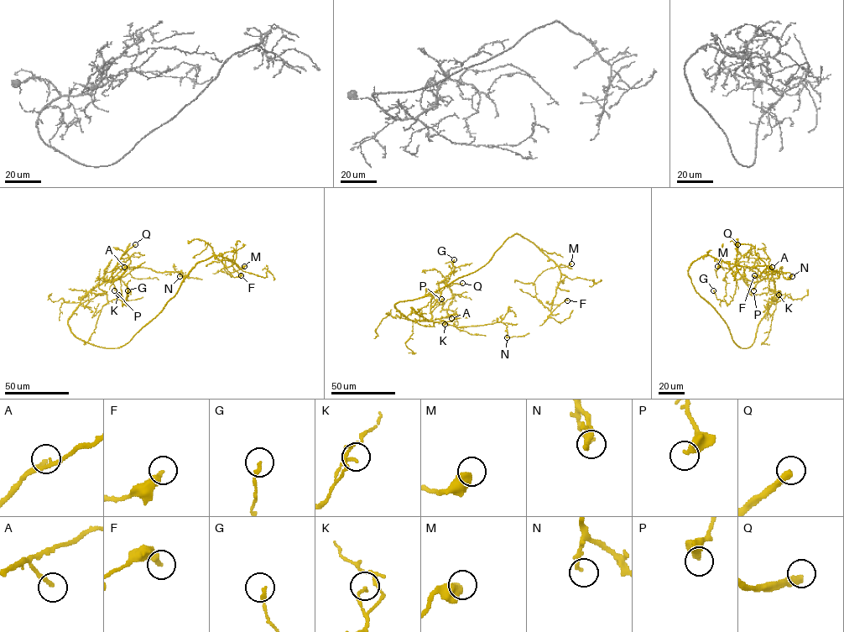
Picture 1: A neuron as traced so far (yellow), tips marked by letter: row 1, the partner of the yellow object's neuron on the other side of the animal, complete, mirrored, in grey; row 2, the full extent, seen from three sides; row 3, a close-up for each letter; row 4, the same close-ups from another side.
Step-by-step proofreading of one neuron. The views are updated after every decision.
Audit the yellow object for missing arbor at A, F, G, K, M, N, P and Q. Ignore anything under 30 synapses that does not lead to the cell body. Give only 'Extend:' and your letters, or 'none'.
Extend: A, Q

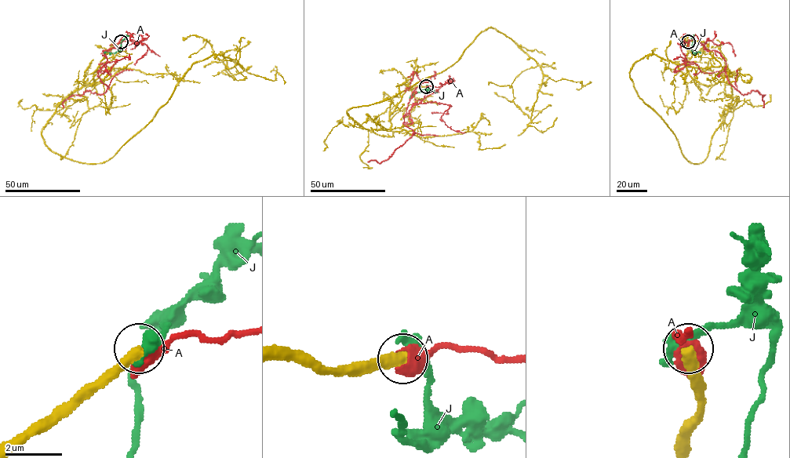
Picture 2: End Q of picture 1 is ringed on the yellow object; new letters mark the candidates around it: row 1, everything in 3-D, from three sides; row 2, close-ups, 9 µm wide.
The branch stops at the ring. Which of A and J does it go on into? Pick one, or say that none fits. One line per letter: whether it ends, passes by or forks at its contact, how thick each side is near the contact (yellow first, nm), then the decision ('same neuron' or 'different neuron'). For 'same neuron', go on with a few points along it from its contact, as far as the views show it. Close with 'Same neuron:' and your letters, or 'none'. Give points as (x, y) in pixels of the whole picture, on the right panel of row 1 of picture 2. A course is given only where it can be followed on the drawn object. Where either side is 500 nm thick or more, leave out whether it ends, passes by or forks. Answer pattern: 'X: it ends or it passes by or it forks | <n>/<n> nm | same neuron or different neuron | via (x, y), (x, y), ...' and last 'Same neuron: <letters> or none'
A: 440/750 nm | different neuron
J: it ends | 380/460 nm | different neuron
Same neuron: none

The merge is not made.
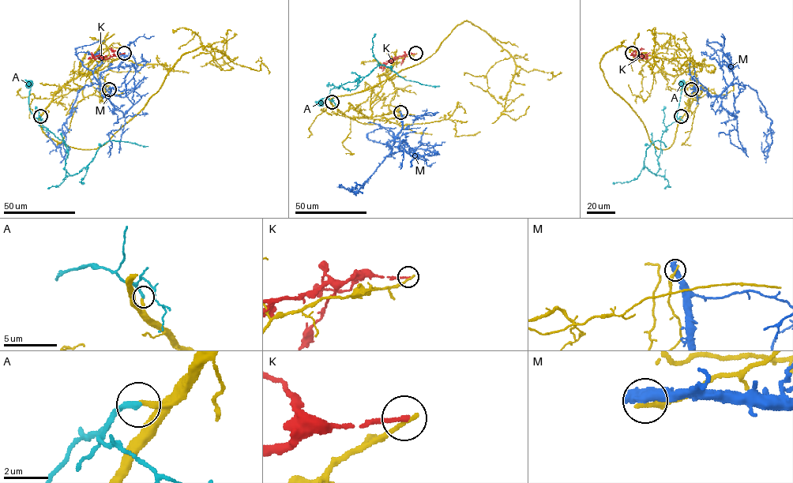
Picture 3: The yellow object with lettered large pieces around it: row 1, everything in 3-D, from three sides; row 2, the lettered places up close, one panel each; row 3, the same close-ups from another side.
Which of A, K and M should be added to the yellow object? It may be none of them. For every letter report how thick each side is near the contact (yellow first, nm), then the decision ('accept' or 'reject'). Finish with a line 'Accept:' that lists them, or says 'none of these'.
A: 280 nm thick on the yellow side, 280 nm on the other; accept
K: 240 nm thick on the yellow side, 200 nm on the other; reject
M: 300 nm thick on the yellow side, 700 nm on the other; reject
Accept: A

